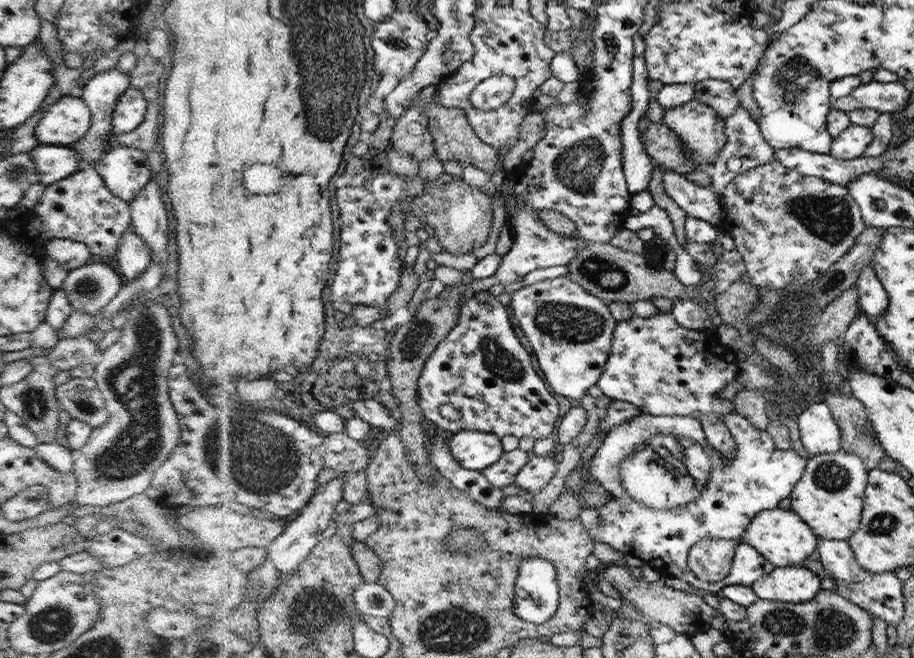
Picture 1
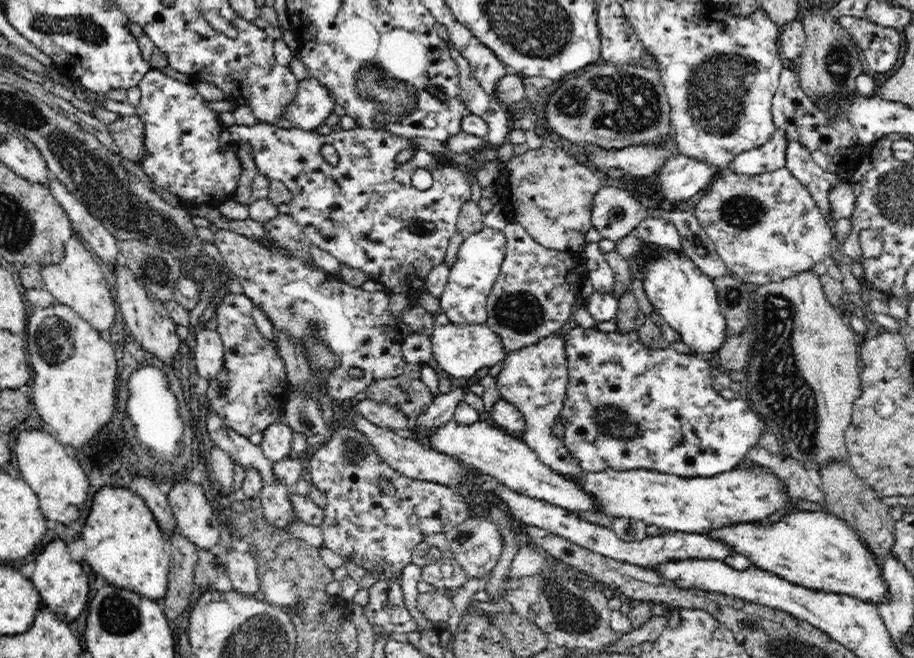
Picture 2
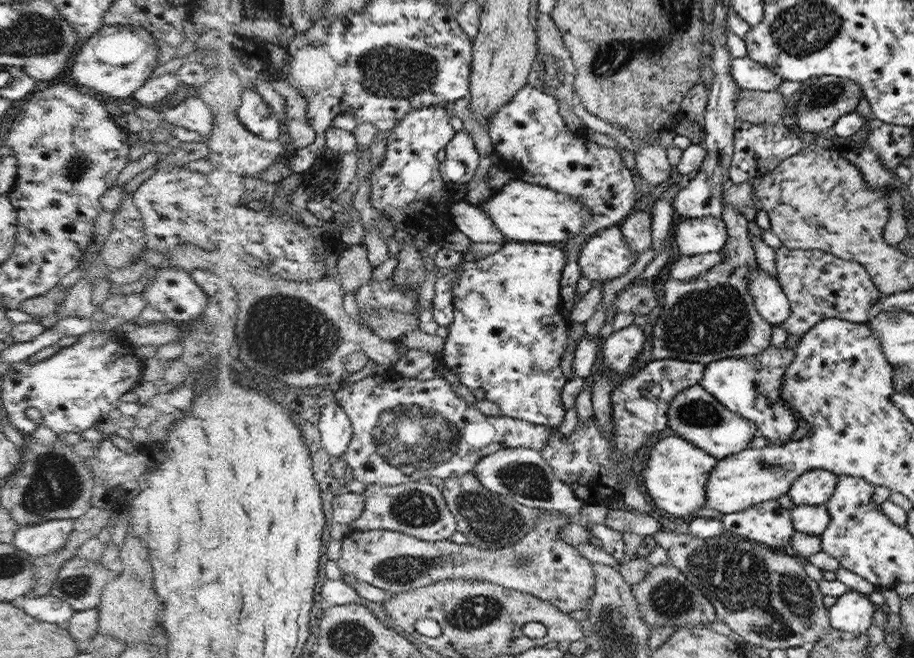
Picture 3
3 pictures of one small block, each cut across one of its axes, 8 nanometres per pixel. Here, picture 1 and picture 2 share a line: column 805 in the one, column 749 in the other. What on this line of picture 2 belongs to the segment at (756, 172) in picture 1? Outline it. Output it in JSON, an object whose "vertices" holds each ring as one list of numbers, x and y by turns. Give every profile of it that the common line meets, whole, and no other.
{"vertices":[[786,167,756,176,722,172,712,181,710,190,702,196,702,200,692,212,706,230,706,235,716,244,718,255,725,262,730,274,751,287,782,283,800,272,810,271,815,264,832,256,832,225,822,217,808,188,805,188]]}

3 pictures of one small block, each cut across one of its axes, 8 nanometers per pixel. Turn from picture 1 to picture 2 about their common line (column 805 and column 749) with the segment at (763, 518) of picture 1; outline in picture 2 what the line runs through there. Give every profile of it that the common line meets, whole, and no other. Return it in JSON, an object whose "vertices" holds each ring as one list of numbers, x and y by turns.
{"vertices":[[826,511,788,512,777,522,745,521,707,529,710,539,742,554,752,566,811,589,847,593,878,604,889,599,883,573,865,543,843,520]]}

